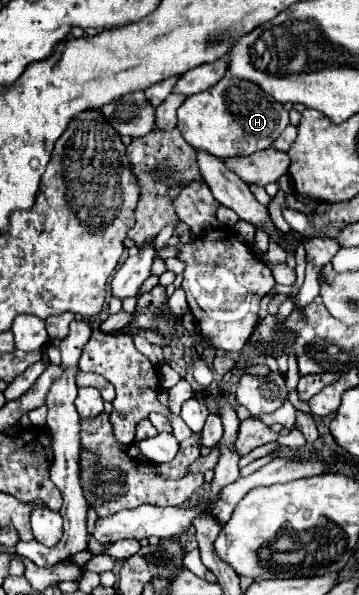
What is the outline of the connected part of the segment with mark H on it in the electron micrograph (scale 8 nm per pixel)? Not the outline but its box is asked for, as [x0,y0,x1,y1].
[178,78,288,158]

